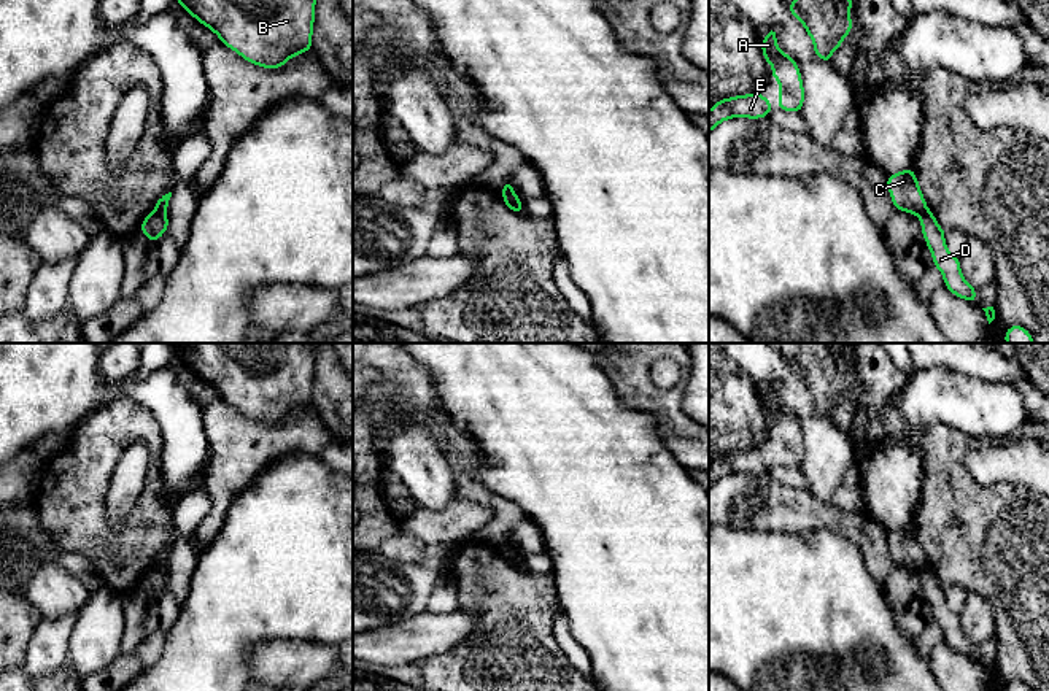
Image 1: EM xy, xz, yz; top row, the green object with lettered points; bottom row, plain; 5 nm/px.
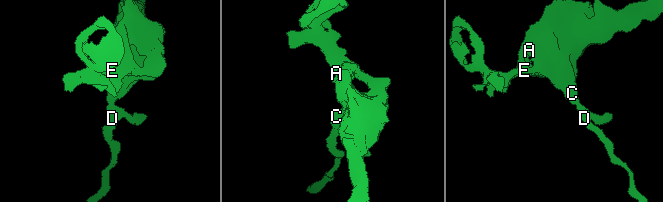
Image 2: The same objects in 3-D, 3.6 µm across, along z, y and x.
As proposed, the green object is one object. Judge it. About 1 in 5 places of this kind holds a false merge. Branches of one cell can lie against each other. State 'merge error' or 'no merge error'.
merge error

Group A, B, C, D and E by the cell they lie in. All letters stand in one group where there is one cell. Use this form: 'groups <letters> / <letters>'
groups A B C E / D

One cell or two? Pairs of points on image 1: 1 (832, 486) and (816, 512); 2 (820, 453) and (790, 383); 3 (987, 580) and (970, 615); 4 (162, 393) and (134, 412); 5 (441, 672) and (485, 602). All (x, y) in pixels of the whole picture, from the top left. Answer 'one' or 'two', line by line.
1: two
2: one
3: two
4: two
5: one

